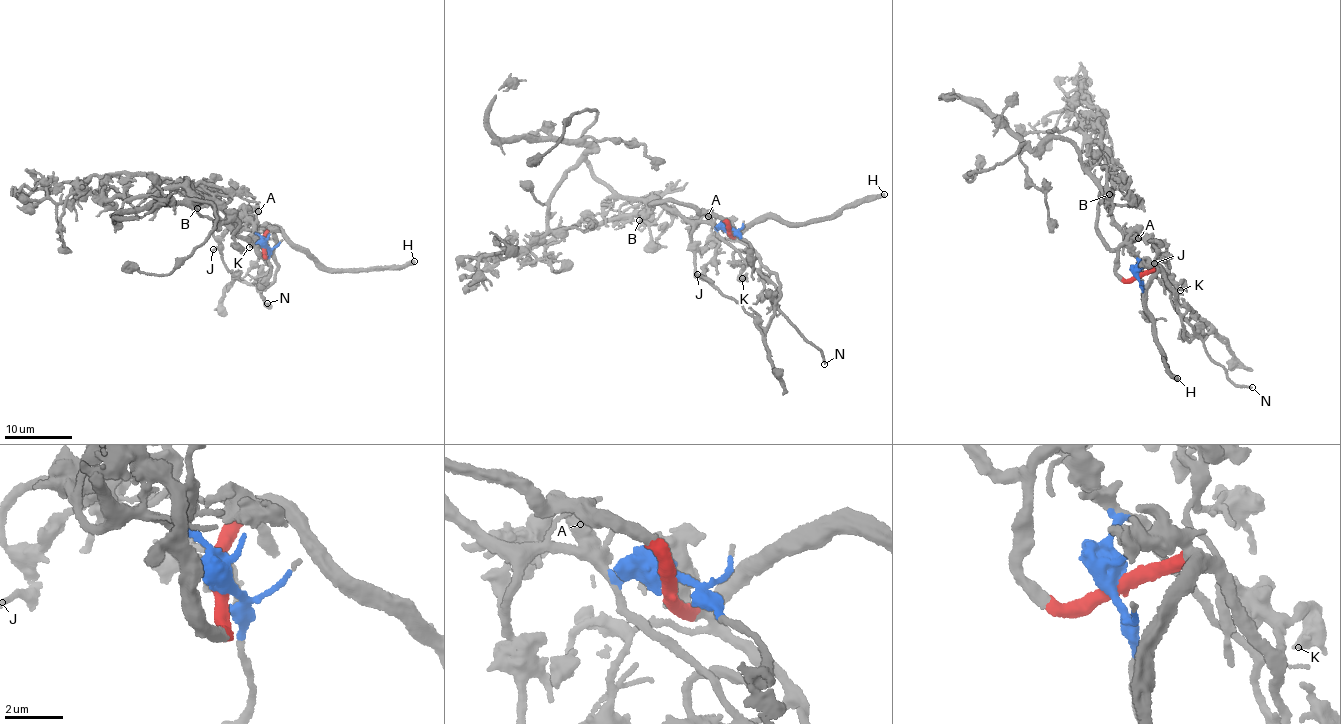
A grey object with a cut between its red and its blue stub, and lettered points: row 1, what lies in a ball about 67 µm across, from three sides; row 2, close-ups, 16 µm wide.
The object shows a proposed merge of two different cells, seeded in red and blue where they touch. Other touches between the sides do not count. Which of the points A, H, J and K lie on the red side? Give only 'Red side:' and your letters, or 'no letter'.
Red side: A, H, K

